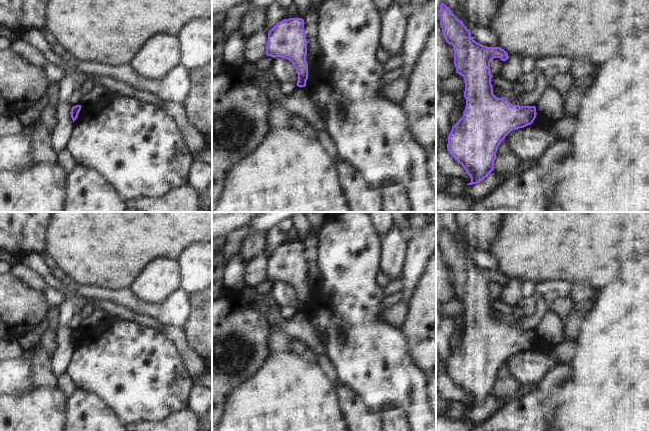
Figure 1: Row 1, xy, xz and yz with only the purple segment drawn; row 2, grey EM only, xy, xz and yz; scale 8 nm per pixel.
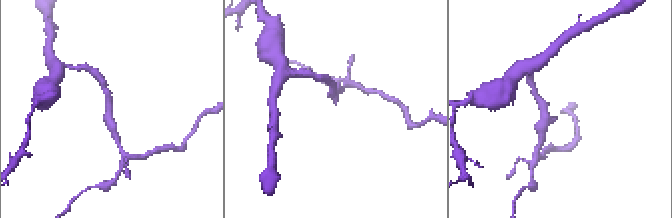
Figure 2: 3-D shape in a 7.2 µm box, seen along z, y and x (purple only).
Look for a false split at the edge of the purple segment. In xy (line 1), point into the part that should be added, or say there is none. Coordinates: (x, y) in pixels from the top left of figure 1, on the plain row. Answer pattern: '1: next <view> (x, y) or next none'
1: next none

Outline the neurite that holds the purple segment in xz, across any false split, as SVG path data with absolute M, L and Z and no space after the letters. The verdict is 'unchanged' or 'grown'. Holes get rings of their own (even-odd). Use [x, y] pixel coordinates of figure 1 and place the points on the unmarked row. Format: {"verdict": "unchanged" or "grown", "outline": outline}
{"verdict": "unchanged", "outline": "M302 242L284 243L268 257L266 279L290 284L298 298L298 311L305 311L308 303L306 285L307 263Z"}

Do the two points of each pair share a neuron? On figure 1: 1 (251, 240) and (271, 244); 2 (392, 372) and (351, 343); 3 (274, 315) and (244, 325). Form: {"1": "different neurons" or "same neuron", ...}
{"1": "different neurons", "2": "same neuron", "3": "different neurons"}

